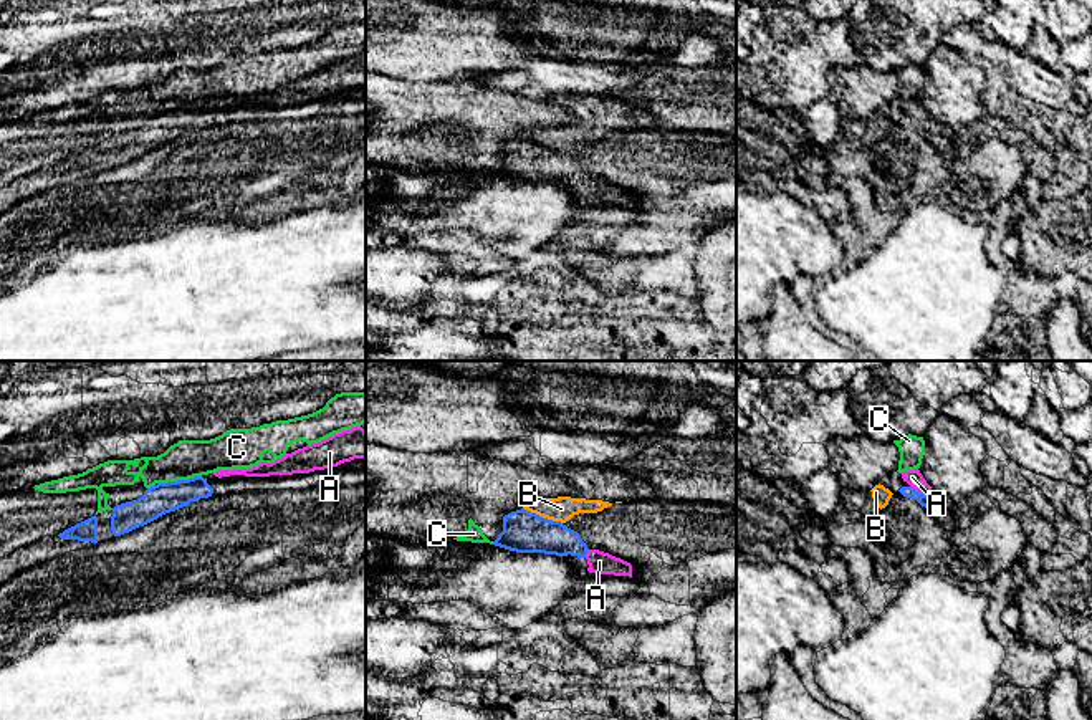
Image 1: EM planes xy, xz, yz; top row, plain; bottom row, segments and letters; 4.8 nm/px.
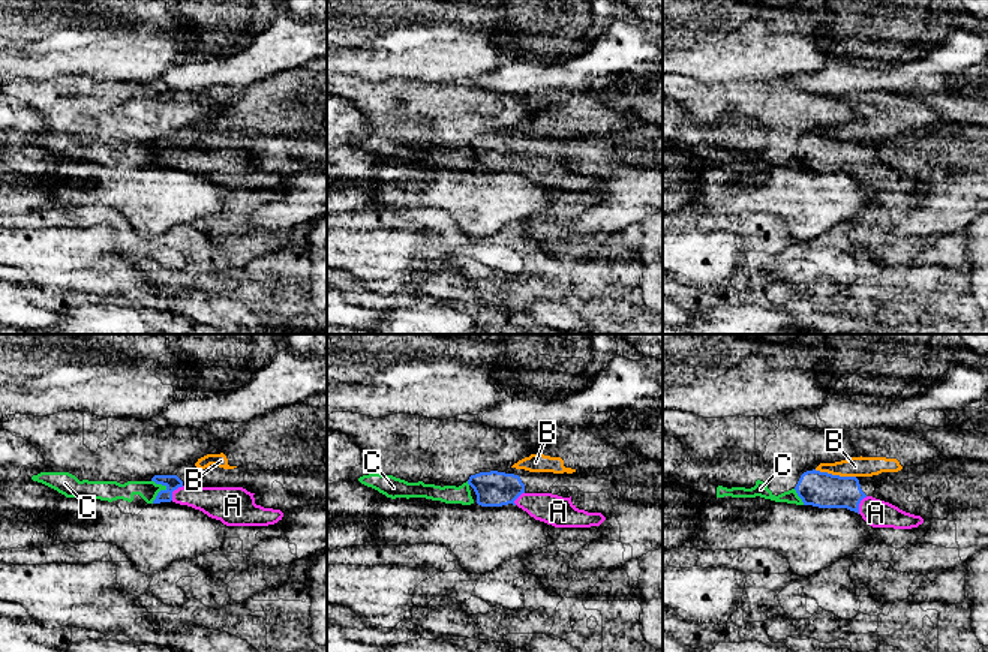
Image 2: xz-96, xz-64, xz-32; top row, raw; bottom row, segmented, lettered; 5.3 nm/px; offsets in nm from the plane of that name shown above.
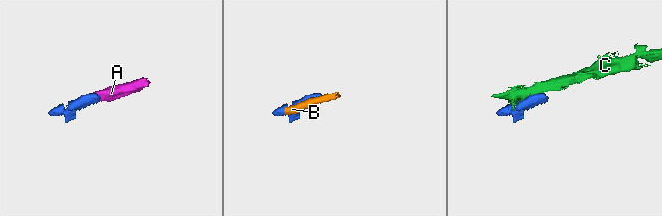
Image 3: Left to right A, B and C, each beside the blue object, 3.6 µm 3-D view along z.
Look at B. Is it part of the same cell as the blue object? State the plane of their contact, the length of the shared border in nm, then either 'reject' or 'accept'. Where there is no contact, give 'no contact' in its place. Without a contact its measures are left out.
xz | 200 nm | reject

